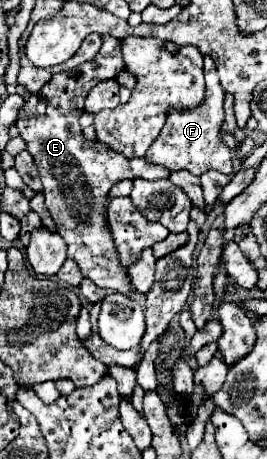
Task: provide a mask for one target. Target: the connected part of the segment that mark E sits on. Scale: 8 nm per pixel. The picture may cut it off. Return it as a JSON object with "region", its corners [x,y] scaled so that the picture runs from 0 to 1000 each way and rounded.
{"region":[[[390,76],[390,94],[345,133],[195,163],[195,172],[142,203],[112,207],[67,246],[60,272],[142,364],[172,451],[210,486],[210,503],[255,534],[255,560],[277,564],[315,603],[345,608],[367,625],[494,643],[494,617],[479,612],[472,586],[449,582],[449,564],[397,486],[404,420],[419,403],[457,390],[532,386],[554,394],[592,394],[629,390],[637,373],[622,364],[569,359],[547,346],[472,346],[464,338],[404,325],[390,312],[322,307],[292,272],[330,198],[382,172],[427,172],[457,150],[464,133],[449,120],[449,89]]]}

